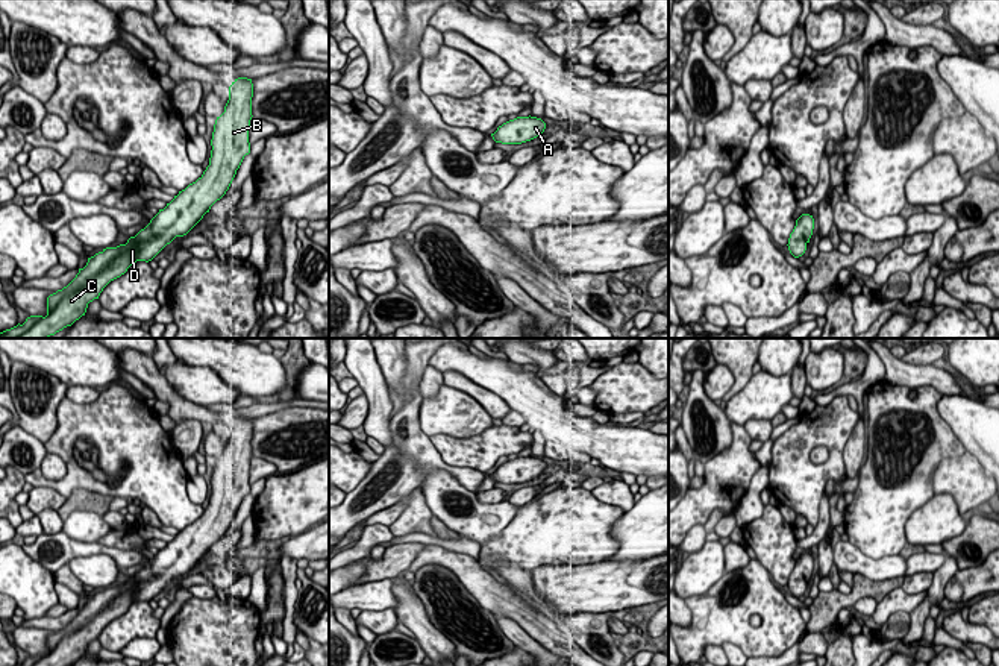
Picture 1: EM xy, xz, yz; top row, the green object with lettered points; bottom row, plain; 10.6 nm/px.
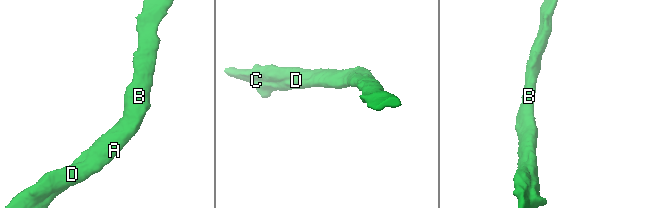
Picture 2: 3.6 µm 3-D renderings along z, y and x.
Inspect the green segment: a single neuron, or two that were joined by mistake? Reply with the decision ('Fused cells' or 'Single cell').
Single cell

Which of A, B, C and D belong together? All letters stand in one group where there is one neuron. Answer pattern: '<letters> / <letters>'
A B C D

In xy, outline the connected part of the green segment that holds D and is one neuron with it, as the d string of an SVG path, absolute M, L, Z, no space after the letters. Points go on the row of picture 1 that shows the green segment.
M235 79L229 86L229 100L224 106L224 112L215 120L209 165L203 174L185 190L179 191L179 194L174 196L164 209L159 209L150 223L135 237L130 237L126 244L106 247L88 258L86 265L79 269L79 273L67 287L47 297L45 317L30 316L23 325L18 323L17 326L0 332L0 338L49 338L64 328L71 326L76 320L85 316L88 303L99 299L103 288L111 281L124 275L133 262L152 261L176 237L186 235L203 218L203 215L209 212L211 206L226 194L244 156L250 153L249 129L253 117L252 97L252 79Z

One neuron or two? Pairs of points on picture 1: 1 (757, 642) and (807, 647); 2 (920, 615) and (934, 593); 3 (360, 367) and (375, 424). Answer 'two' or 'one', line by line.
1: two
2: one
3: one

